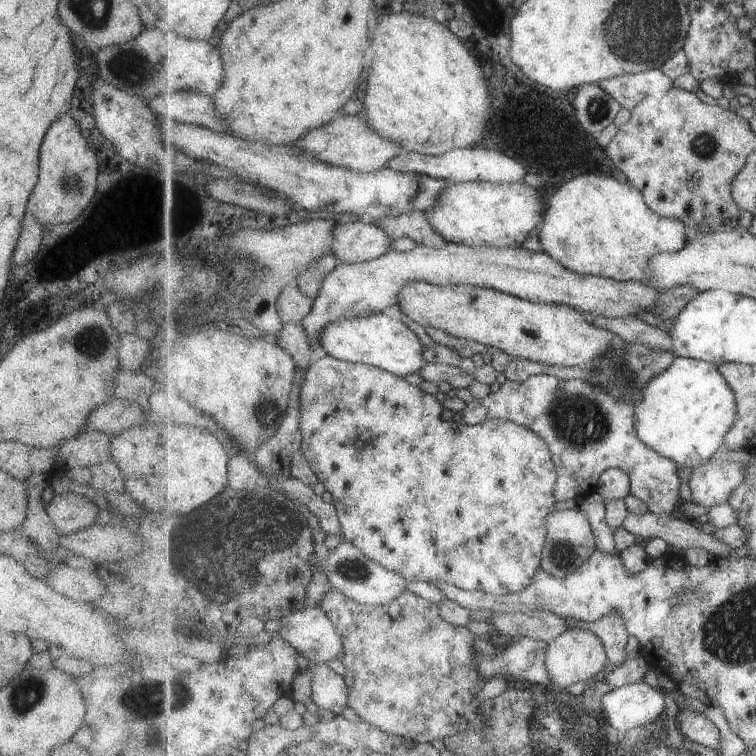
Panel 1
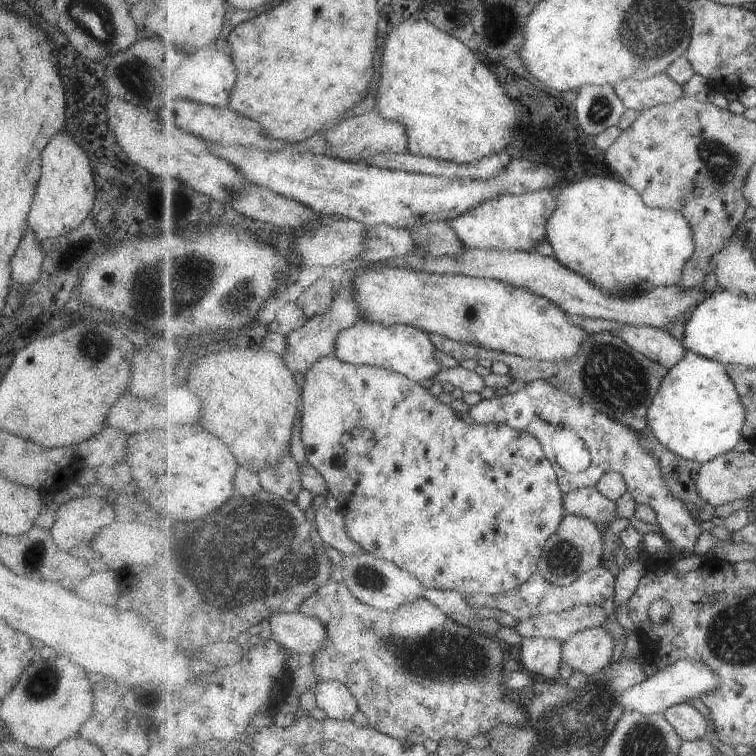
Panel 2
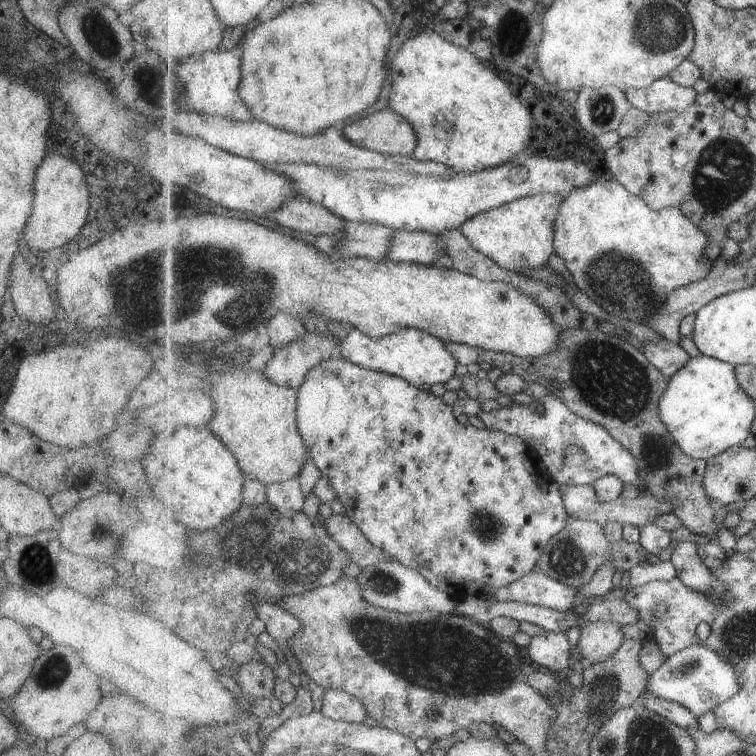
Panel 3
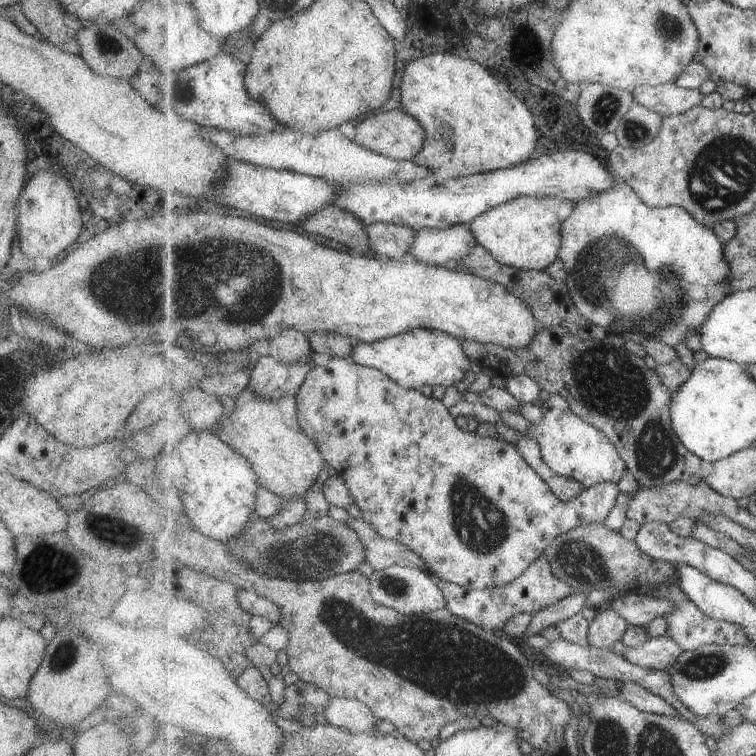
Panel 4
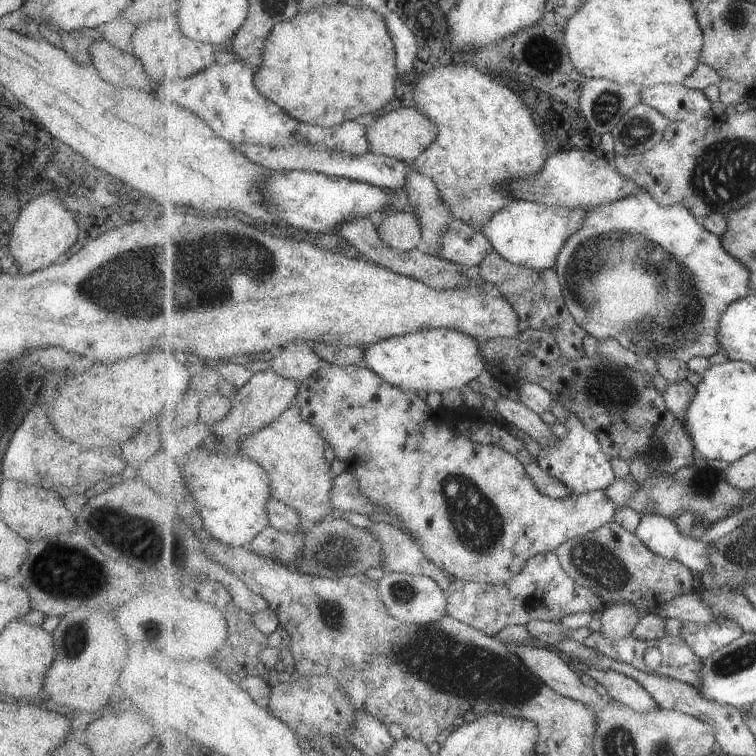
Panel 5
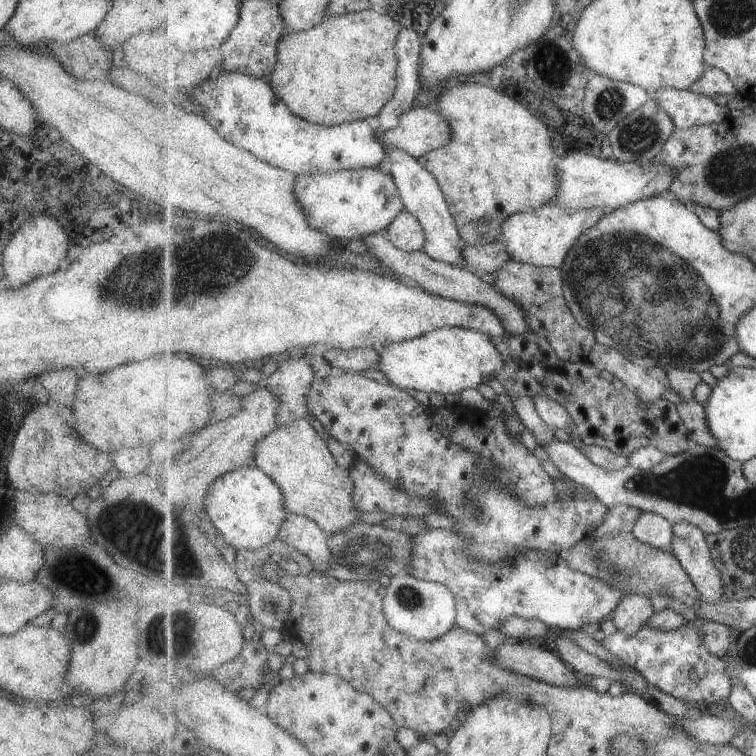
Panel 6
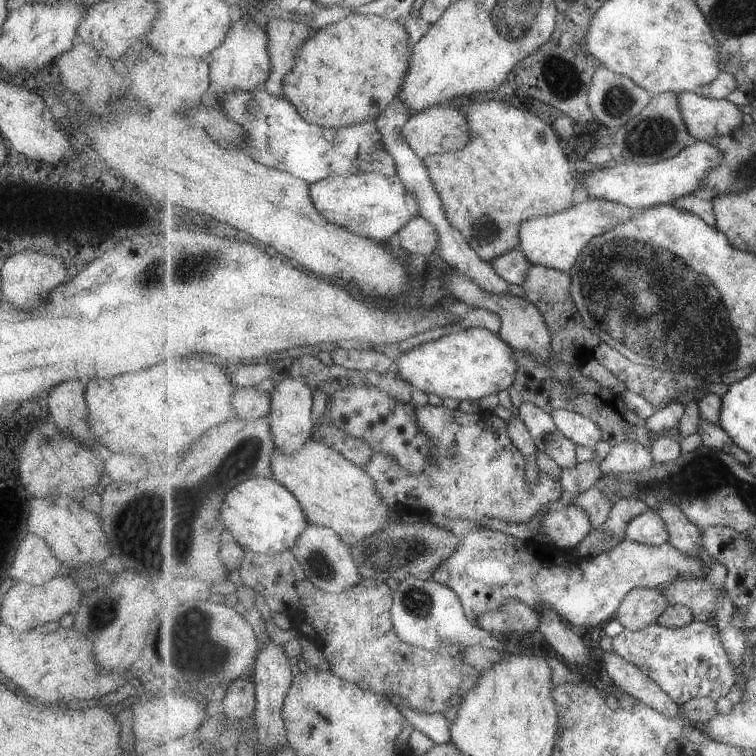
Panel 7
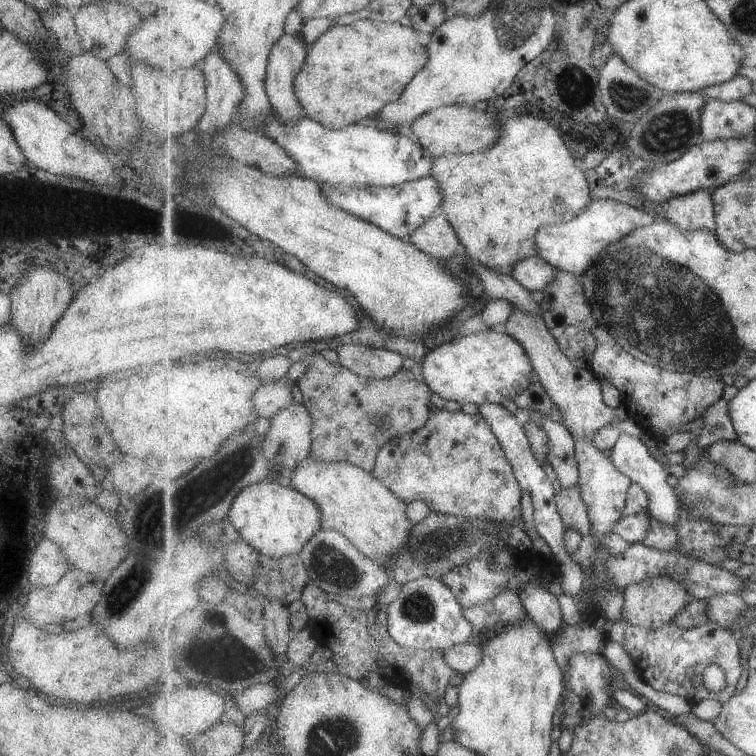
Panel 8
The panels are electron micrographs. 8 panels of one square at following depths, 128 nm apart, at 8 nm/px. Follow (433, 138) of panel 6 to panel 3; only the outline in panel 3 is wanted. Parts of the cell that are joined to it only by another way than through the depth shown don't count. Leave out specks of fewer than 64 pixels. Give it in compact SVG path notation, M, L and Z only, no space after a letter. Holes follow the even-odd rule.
M391 108L375 111L342 131L351 142L388 155L411 157L419 144L411 121Z

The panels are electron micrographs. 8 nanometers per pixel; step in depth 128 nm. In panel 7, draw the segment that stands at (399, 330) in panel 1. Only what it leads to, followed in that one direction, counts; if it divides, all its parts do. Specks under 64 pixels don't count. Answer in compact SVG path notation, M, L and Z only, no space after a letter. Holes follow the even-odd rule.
M469 327L434 341L420 344L397 362L398 373L427 395L460 400L481 400L514 386L518 374L518 352L498 333L481 327Z

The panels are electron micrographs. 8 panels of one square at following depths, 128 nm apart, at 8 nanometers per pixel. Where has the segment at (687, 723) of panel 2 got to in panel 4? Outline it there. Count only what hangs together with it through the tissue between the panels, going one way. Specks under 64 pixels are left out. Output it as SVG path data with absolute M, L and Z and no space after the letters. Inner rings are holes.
M625 681L620 686L621 698L629 701L641 712L679 716L677 709L671 706L664 698L648 691L643 685L633 681Z

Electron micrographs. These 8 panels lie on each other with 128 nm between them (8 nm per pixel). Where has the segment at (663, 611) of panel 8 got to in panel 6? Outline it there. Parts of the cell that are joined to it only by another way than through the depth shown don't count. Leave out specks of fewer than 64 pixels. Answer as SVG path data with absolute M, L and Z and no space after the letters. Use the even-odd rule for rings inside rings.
M627 593L611 614L617 630L633 636L645 627L656 613L652 598L643 593Z

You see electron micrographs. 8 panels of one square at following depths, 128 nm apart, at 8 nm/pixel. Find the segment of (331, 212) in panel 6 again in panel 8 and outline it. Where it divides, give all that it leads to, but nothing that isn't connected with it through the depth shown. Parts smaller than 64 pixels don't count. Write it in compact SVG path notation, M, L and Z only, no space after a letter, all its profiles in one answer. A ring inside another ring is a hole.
M433 175L392 187L377 185L354 187L341 183L326 183L323 184L322 191L328 198L330 205L347 209L350 213L355 213L365 220L379 225L385 232L390 232L393 236L403 240L410 240L410 236L419 227L422 227L435 215L440 214L444 199L442 186Z

